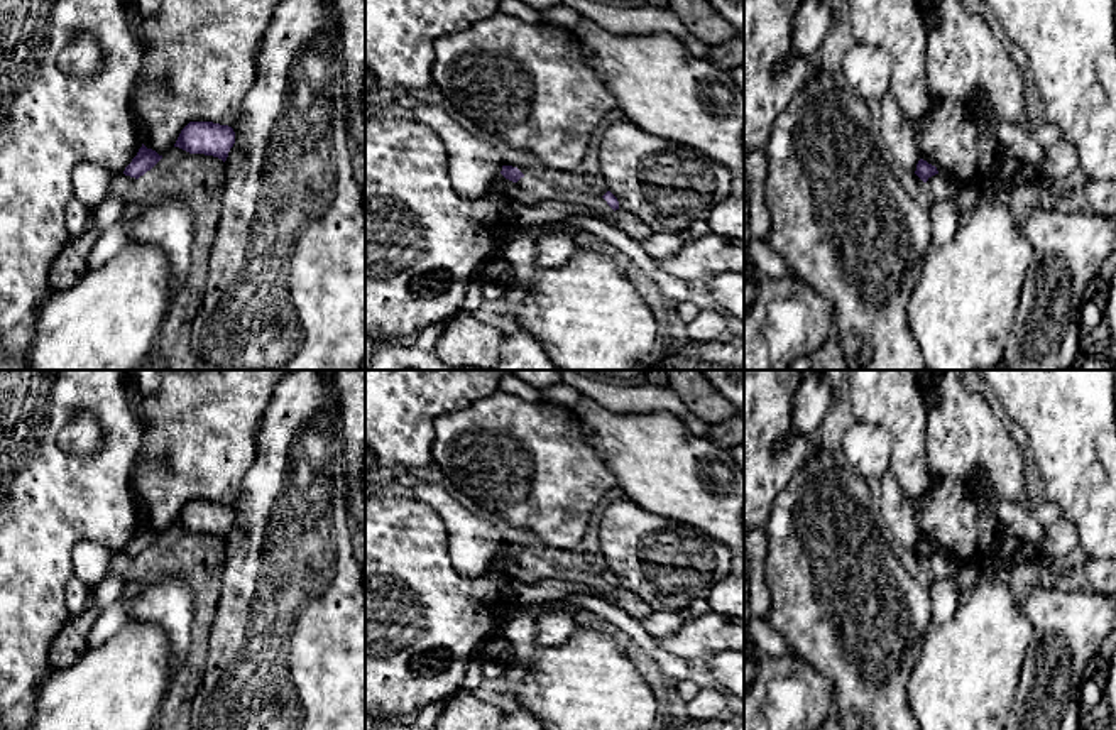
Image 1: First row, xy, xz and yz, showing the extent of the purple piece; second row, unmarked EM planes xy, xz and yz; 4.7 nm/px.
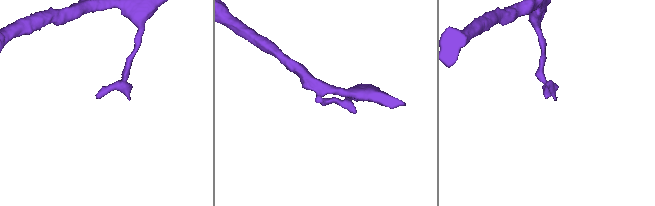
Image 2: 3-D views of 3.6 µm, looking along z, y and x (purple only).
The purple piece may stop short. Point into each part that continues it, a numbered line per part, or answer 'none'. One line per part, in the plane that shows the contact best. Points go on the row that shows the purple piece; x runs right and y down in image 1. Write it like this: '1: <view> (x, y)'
none

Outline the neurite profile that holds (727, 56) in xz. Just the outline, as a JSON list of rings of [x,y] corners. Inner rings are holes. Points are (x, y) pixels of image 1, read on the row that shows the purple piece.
[[[734,37],[722,46],[710,47],[708,63],[722,71],[732,71],[744,63],[744,39]]]

